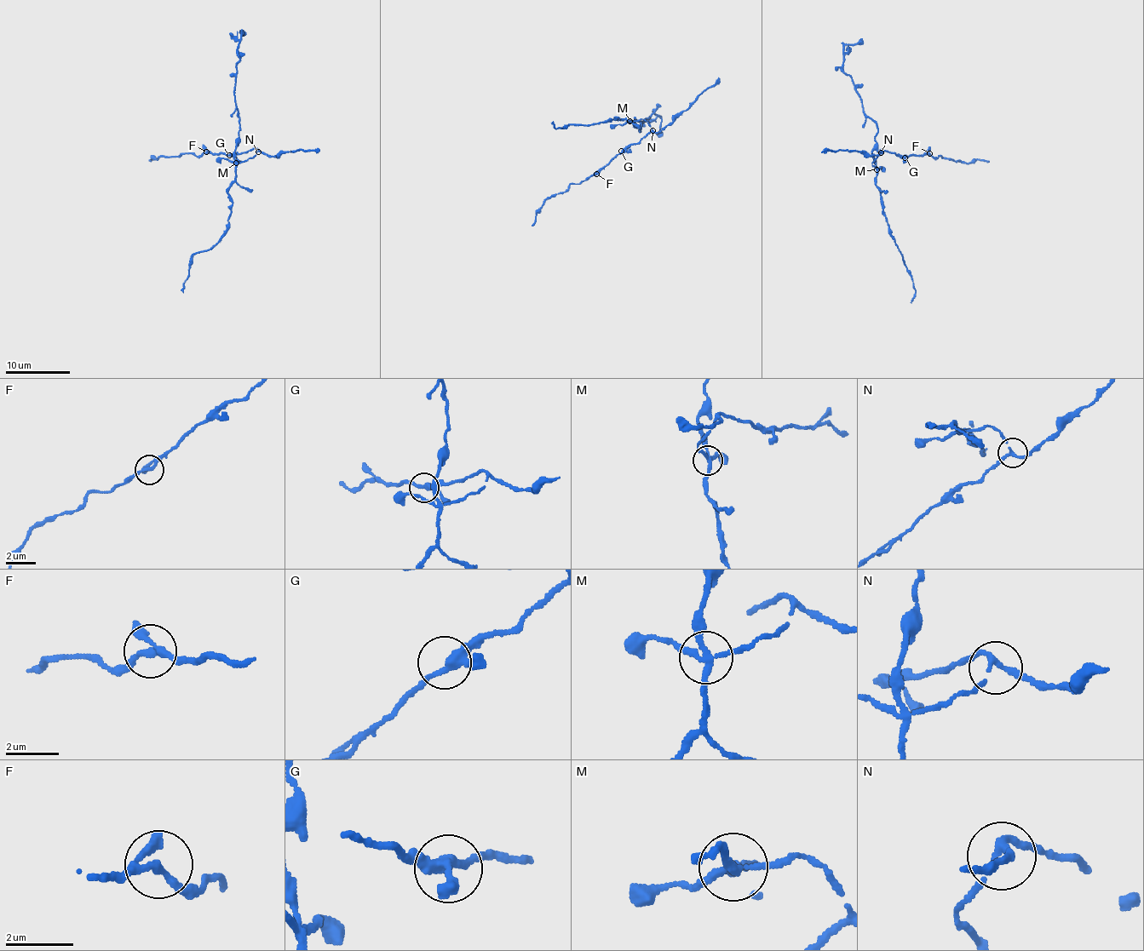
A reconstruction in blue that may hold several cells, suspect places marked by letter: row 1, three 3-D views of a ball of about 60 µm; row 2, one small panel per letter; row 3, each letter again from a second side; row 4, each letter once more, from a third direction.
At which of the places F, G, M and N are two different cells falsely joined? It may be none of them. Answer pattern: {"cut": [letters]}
{"cut": ["M"]}

